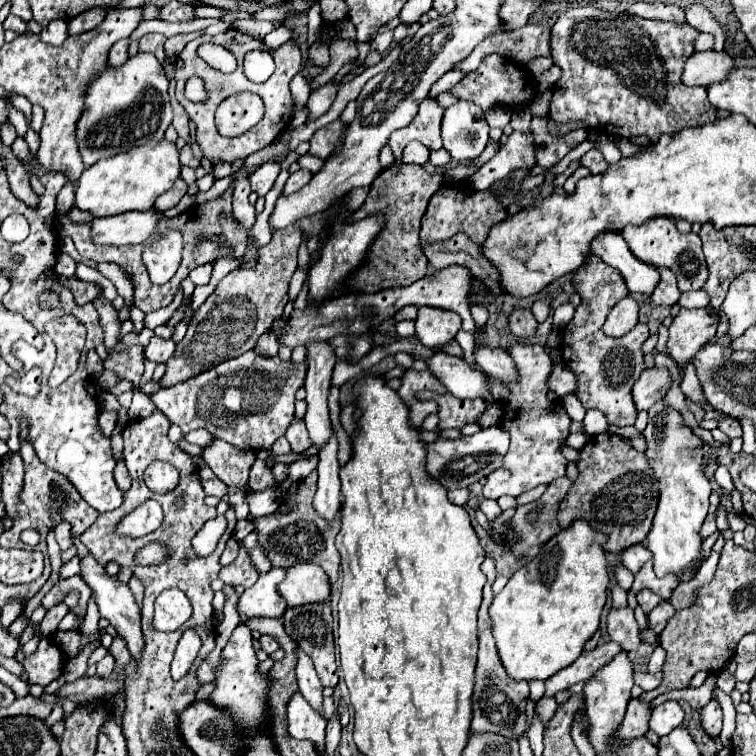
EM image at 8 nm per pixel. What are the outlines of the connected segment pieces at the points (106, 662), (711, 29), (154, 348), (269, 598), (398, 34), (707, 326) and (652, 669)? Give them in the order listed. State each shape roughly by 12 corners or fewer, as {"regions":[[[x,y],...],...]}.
{"regions":[[[106,654],[96,664],[98,676],[110,676],[114,670],[114,658]],[[688,6],[686,20],[700,32],[714,34],[714,50],[724,50],[722,24],[706,6]],[[154,336],[144,356],[166,362],[174,352],[174,340]],[[272,568],[244,590],[240,618],[280,618],[286,600],[278,584],[284,568]],[[399,24],[394,29],[391,46],[382,53],[389,55],[393,47],[407,35],[414,35],[421,24]],[[682,308],[668,328],[666,354],[686,364],[714,338],[718,316]],[[657,645],[647,666],[651,674],[660,672],[666,658]]]}

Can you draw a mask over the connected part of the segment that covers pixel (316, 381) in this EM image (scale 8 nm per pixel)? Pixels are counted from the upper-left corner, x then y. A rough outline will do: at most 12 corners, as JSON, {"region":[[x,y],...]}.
{"region":[[326,342],[306,344],[312,446],[332,434],[328,394],[336,356]]}

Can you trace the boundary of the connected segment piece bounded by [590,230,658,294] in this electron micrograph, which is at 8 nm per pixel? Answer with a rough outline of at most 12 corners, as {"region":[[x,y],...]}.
{"region":[[618,230],[590,248],[622,274],[630,292],[652,294],[658,270],[630,252]]}

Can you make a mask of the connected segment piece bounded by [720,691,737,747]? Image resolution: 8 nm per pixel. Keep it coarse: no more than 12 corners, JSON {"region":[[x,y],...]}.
{"region":[[721,691],[723,726],[720,734],[731,739],[736,710],[731,697]]}

